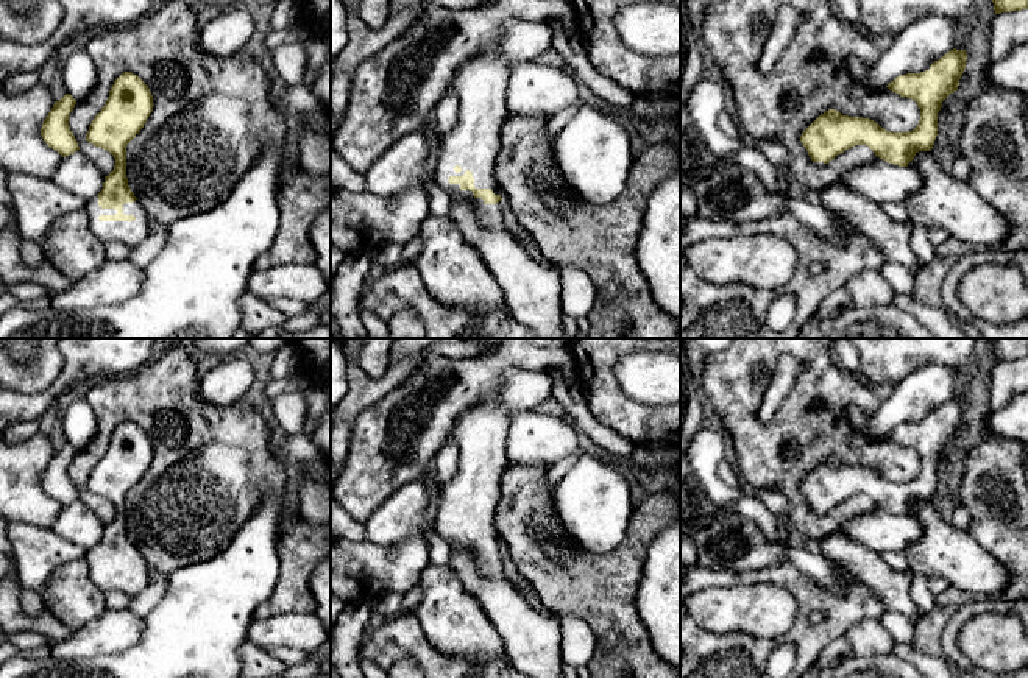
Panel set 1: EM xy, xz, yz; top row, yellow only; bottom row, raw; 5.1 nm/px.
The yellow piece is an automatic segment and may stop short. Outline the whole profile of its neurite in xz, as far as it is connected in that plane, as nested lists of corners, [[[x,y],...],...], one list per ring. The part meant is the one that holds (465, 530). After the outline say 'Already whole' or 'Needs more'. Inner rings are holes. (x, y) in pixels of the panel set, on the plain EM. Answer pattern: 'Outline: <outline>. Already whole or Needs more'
Outline: [[[509,368],[498,393],[462,411],[454,422],[459,466],[449,482],[438,485],[435,528],[448,546],[468,550],[485,577],[505,578],[495,513],[501,477],[509,466],[505,440],[510,415],[533,410],[551,399],[554,385],[549,371]]]. Needs more

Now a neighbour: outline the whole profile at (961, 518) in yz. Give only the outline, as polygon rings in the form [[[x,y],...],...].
[[[959,503],[953,514],[952,514],[952,519],[950,519],[950,524],[953,527],[956,527],[958,530],[969,530],[969,525],[970,525],[970,513],[969,510]]]

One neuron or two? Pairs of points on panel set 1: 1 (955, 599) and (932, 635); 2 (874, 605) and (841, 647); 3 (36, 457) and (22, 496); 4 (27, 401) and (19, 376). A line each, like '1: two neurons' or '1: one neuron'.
1: one neuron
2: two neurons
3: one neuron
4: two neurons

